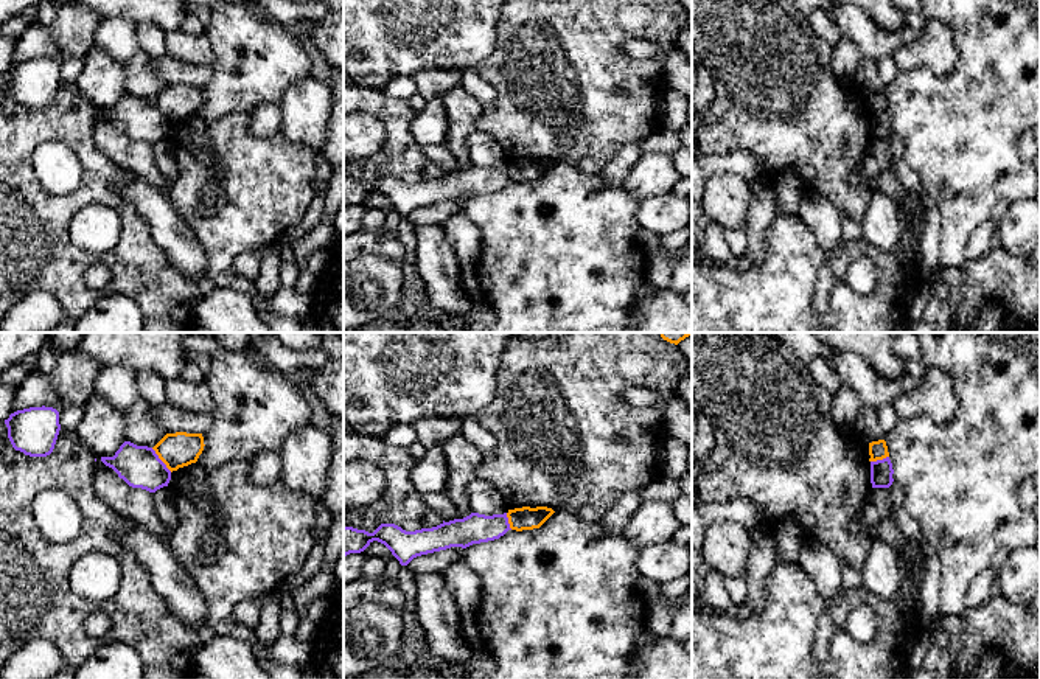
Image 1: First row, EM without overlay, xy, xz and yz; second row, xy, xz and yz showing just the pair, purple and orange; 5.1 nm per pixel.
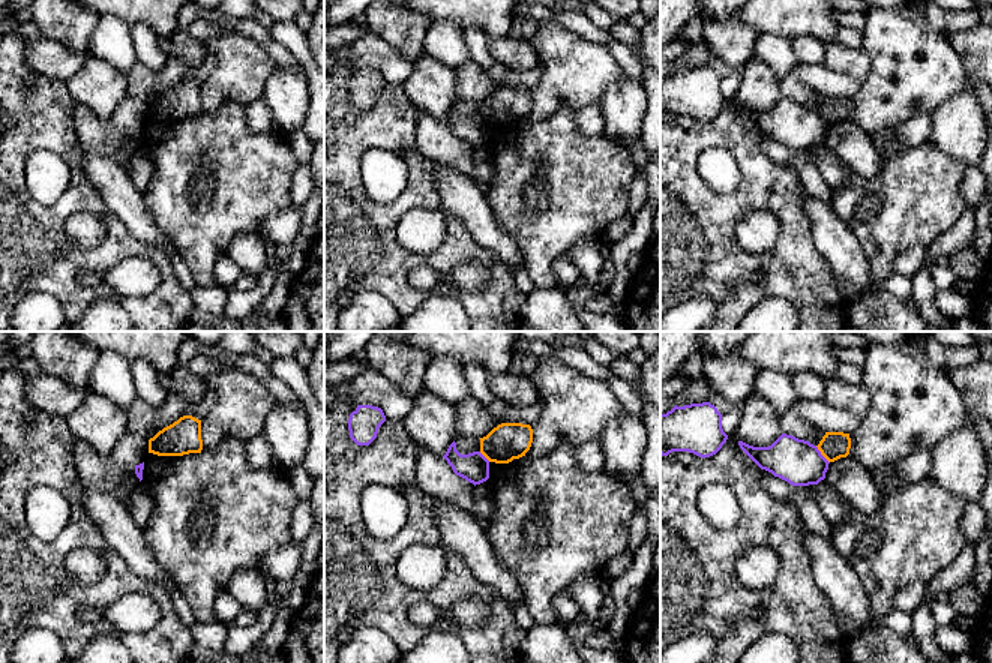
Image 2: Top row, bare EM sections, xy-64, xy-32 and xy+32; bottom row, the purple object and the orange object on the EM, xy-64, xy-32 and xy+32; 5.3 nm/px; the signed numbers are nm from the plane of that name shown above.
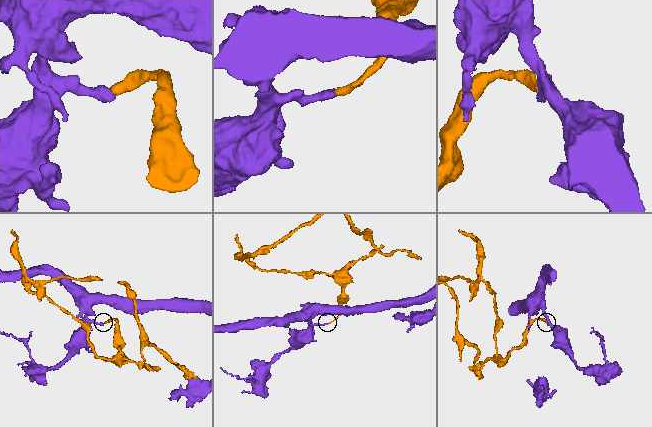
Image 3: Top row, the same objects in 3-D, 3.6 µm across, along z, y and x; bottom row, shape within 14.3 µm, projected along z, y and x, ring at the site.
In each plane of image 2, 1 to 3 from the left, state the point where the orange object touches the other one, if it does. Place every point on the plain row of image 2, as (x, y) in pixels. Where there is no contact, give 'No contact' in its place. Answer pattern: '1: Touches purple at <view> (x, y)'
1: No contact
2: Touches purple at xy-32 (483, 120)
3: Touches purple at xy+32 (821, 119)

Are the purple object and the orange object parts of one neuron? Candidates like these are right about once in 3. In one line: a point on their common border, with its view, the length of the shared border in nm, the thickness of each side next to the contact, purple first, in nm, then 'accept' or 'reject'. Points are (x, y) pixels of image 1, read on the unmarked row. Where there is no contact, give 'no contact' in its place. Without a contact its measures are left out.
xy (160, 112) | 170 nm | 220/180 nm | reject

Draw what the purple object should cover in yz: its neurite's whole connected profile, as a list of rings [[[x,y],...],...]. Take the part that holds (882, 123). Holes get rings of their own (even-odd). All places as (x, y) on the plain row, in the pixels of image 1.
[[[889,109],[871,113],[871,135],[872,140],[889,140],[894,134],[894,121]]]

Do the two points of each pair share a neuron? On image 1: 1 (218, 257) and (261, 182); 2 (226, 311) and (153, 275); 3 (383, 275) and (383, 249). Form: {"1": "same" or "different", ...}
{"1": "same", "2": "different", "3": "different"}

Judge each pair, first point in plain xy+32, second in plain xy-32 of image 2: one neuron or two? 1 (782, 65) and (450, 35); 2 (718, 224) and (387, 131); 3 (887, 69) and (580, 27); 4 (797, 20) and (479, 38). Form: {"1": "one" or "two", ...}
{"1": "one", "2": "one", "3": "two", "4": "two"}

